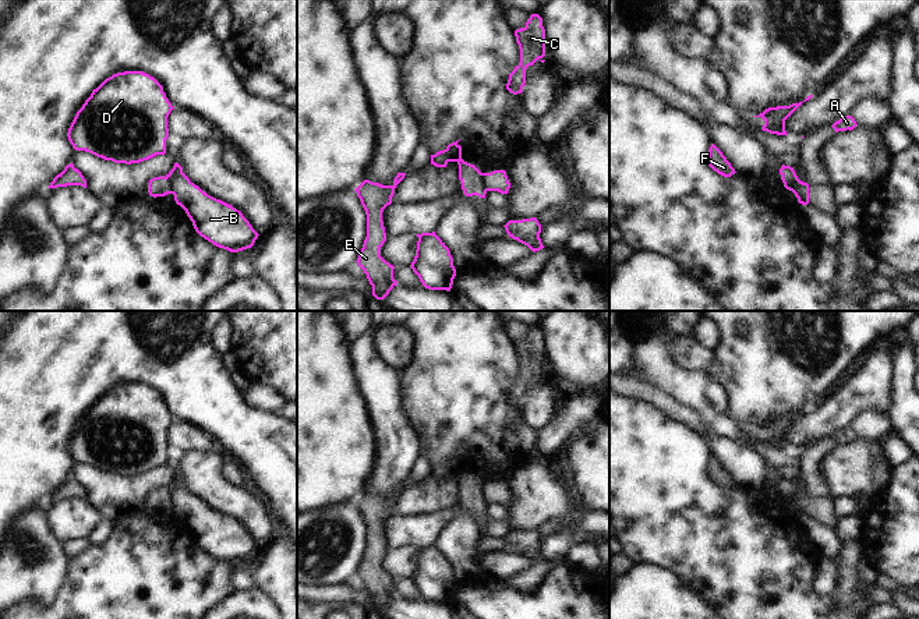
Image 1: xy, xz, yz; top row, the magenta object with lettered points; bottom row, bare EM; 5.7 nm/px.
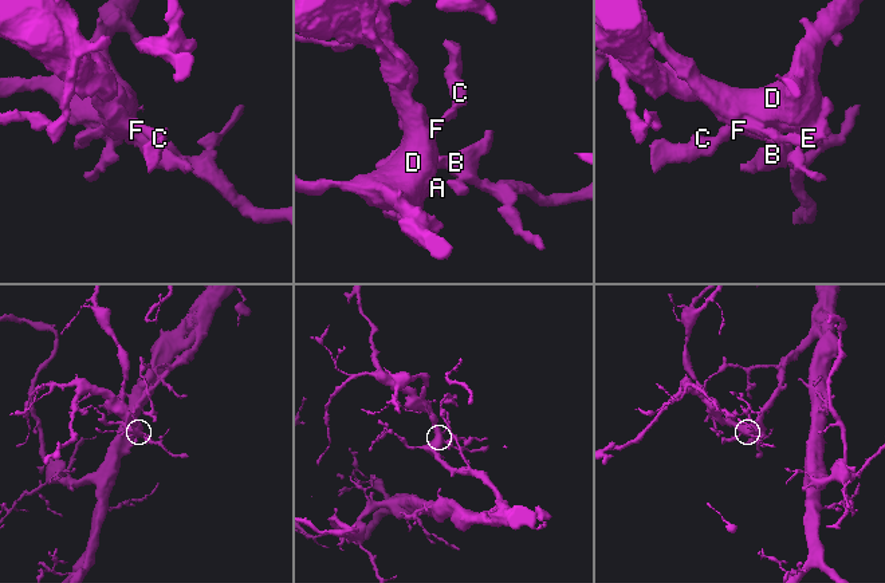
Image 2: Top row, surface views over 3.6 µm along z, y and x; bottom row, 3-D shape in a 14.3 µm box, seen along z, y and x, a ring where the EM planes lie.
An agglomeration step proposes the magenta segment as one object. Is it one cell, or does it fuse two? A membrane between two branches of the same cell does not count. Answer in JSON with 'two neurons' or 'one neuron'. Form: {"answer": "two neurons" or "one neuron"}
{"answer": "two neurons"}

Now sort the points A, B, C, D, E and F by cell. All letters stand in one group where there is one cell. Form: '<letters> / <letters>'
A B D / C E F

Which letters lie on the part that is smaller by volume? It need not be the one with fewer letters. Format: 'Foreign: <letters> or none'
Foreign: C, E, F

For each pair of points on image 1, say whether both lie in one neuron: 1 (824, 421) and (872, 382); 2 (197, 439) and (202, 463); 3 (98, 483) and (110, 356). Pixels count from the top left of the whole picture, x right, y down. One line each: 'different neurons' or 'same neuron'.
1: same neuron
2: different neurons
3: different neurons

